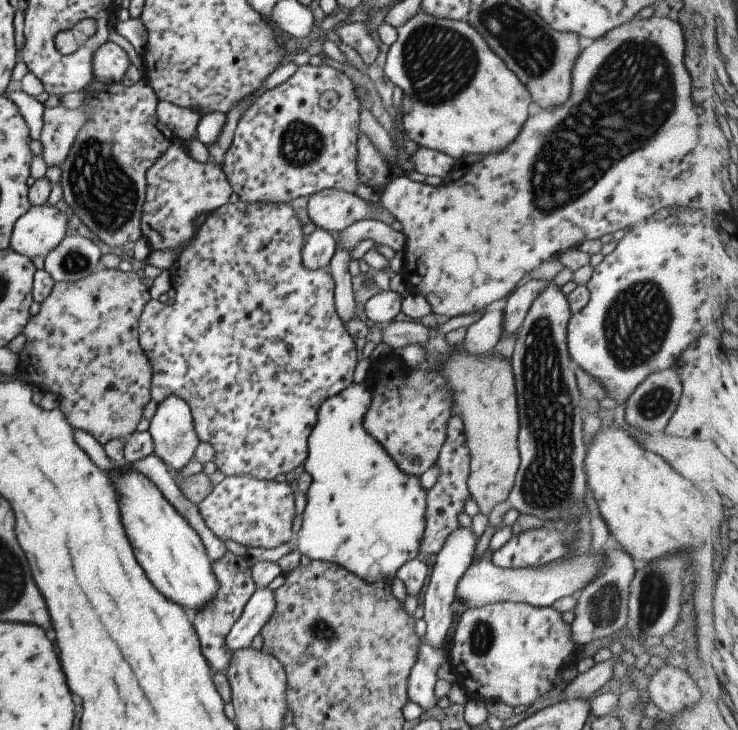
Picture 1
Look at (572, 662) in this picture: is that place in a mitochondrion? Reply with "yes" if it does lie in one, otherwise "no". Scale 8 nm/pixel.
no

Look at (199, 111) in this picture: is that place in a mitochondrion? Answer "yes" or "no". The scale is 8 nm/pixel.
no

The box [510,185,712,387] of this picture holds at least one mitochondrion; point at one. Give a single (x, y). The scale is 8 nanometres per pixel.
(636, 324)

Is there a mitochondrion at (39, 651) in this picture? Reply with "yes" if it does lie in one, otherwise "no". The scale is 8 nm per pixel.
no

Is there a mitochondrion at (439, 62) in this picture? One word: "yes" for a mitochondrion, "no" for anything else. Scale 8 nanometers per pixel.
yes

